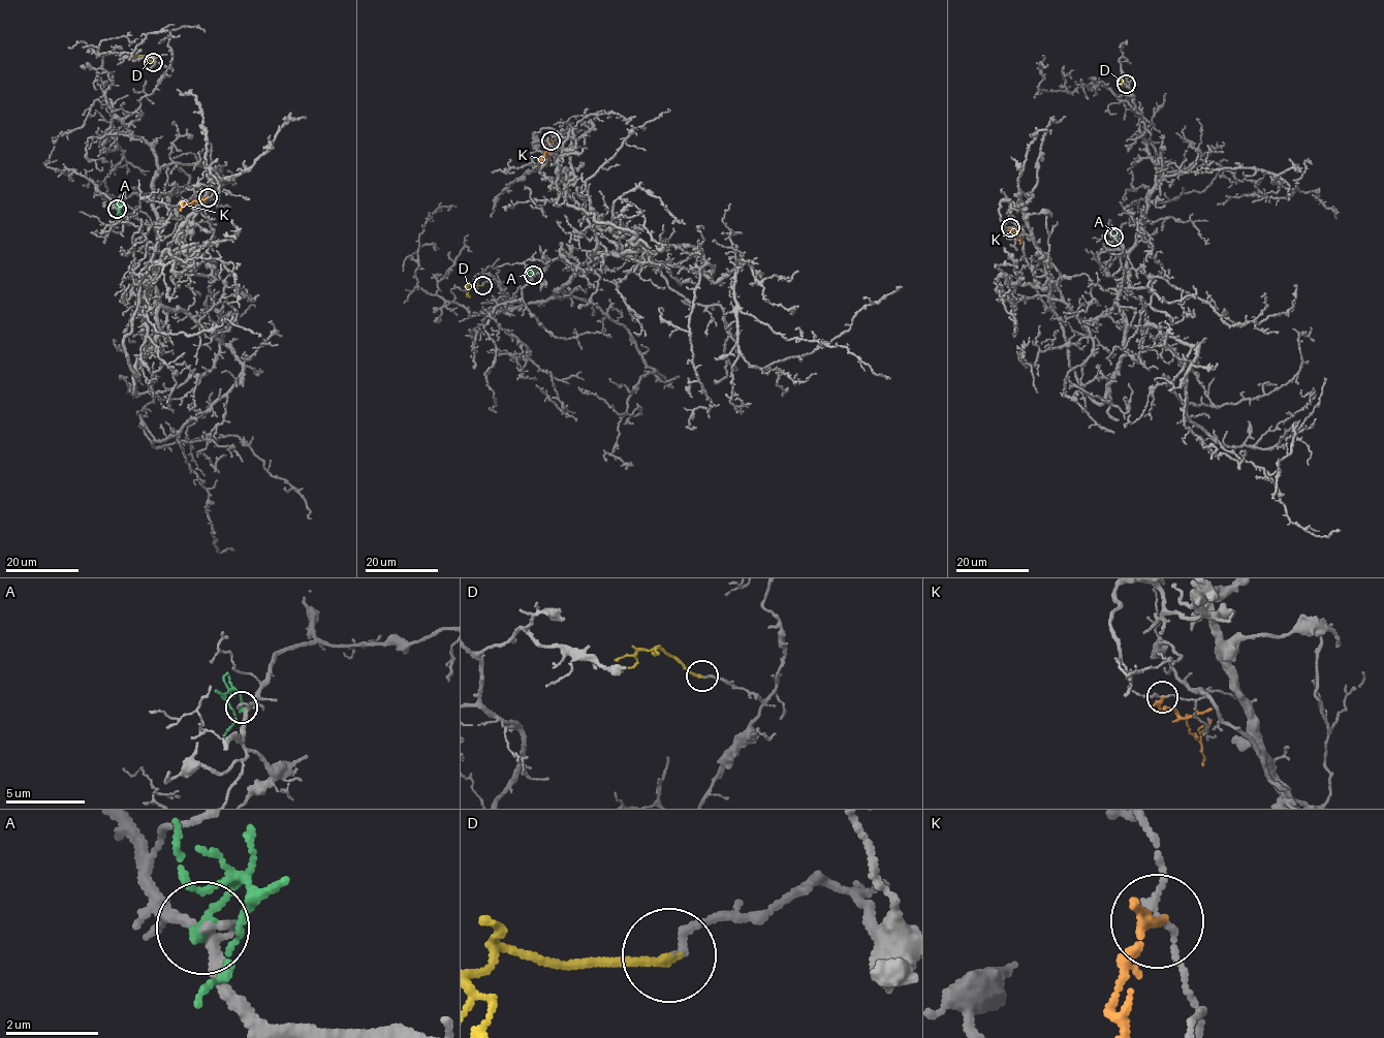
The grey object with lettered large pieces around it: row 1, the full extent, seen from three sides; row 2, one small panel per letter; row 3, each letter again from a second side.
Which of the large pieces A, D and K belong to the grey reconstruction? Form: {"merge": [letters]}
{"merge": ["D"]}

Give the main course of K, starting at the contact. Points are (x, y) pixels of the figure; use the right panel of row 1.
K: (1011, 228), (1016, 231), (1019, 244)

